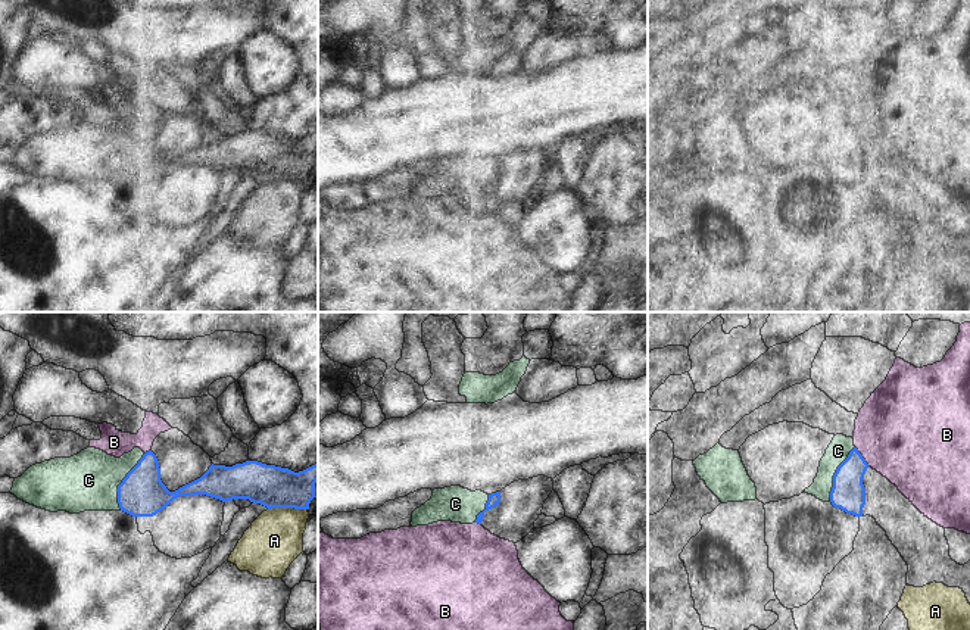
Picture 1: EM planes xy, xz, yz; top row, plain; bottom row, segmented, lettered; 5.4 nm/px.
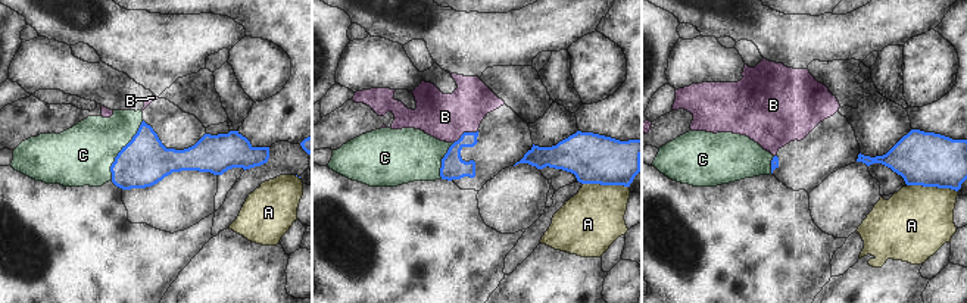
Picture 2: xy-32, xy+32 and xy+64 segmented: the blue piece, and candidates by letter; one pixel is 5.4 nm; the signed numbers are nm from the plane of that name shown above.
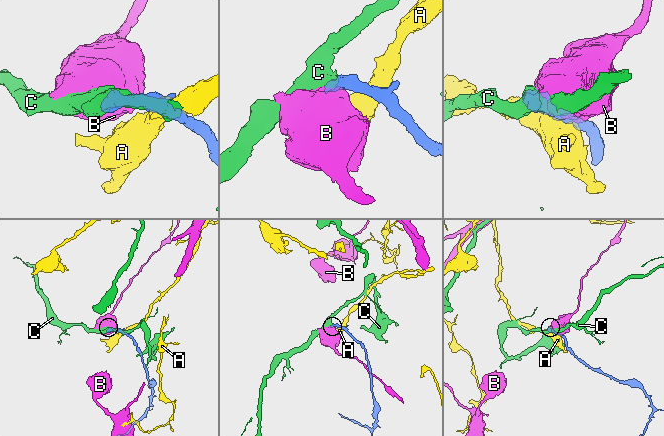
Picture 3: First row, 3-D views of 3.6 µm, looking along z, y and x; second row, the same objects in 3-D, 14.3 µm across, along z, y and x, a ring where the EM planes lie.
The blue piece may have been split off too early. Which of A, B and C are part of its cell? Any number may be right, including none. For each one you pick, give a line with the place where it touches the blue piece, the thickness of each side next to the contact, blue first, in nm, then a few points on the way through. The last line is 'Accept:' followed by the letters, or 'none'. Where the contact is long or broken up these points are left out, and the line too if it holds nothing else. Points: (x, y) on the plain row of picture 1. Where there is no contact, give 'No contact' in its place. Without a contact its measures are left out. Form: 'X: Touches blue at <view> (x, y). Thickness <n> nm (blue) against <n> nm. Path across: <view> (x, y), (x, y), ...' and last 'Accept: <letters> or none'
C: Touches blue at xy (122, 152). Thickness 260 nm (blue) against 320 nm. Path across: xy (142, 164), (131, 153), (122, 152), (89, 150)
Accept: C.

